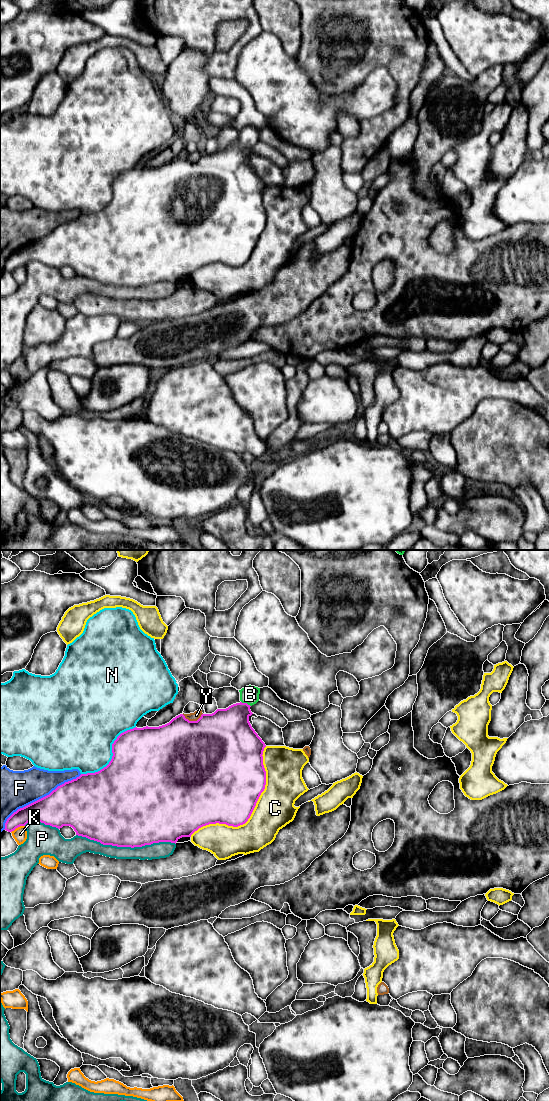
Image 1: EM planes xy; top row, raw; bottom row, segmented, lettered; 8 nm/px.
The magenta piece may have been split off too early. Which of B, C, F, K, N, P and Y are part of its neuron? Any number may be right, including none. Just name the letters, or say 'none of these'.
B

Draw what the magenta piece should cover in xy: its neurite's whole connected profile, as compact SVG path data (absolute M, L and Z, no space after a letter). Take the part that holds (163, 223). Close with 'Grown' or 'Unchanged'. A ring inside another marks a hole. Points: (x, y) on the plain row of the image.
M249 125L239 130L239 132L240 143L233 144L226 149L217 149L212 154L202 154L197 161L189 161L183 154L180 154L169 163L159 167L135 167L121 173L112 184L113 196L106 207L95 213L81 214L76 219L58 226L49 235L18 249L7 259L4 270L12 272L20 266L25 266L30 261L39 261L58 269L63 266L70 266L74 269L76 275L100 282L103 285L134 288L159 282L176 284L180 278L191 277L199 268L209 264L219 263L233 267L245 264L250 258L261 233L265 229L266 211L263 205L262 195L266 185L249 162L249 157L253 154L250 147L259 141L260 128Z. Grown

